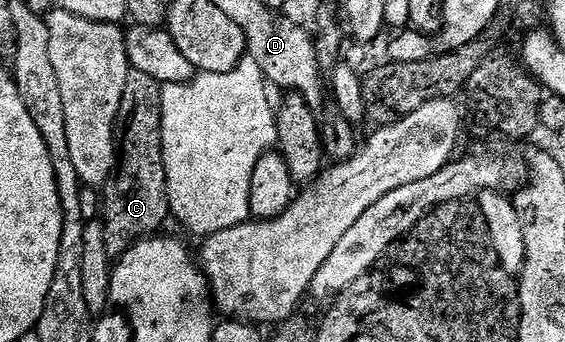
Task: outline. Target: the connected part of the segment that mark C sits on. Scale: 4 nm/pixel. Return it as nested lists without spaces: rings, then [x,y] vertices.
[[[132,69],[129,77],[125,77],[125,93],[121,93],[121,109],[115,118],[115,168],[107,184],[101,188],[101,222],[105,229],[105,249],[109,249],[112,257],[124,255],[131,244],[154,236],[162,228],[159,226],[168,222],[171,213],[163,156],[162,96],[162,86],[156,79],[149,77],[149,73]]]

